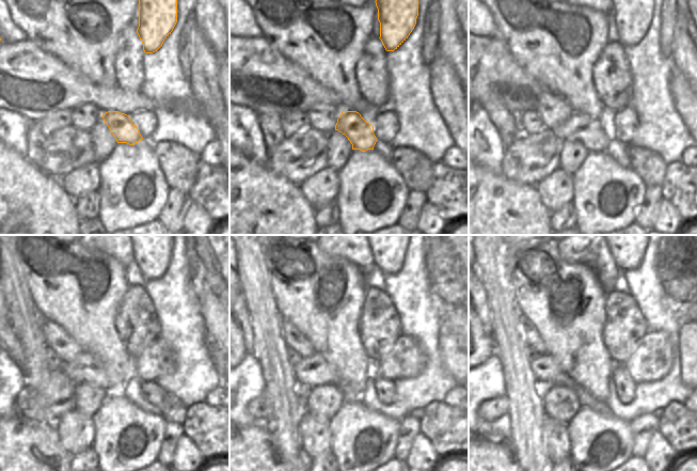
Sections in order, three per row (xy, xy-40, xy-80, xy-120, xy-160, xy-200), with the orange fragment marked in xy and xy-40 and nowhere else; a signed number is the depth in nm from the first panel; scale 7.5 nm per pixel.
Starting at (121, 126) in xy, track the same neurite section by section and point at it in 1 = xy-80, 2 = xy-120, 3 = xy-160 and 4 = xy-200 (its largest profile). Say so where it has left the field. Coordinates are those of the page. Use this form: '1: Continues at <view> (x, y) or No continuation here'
1: Continues at xy-80 (581, 127)
2: Continues at xy-120 (85, 369)
3: Continues at xy-160 (315, 370)
4: Continues at xy-200 (547, 370).

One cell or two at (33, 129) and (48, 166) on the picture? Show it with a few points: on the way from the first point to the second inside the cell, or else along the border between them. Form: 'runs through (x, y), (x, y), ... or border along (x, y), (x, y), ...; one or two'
border along (47, 137), (43, 162), (40, 168); two

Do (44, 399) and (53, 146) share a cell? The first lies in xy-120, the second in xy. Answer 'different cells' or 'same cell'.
same cell

